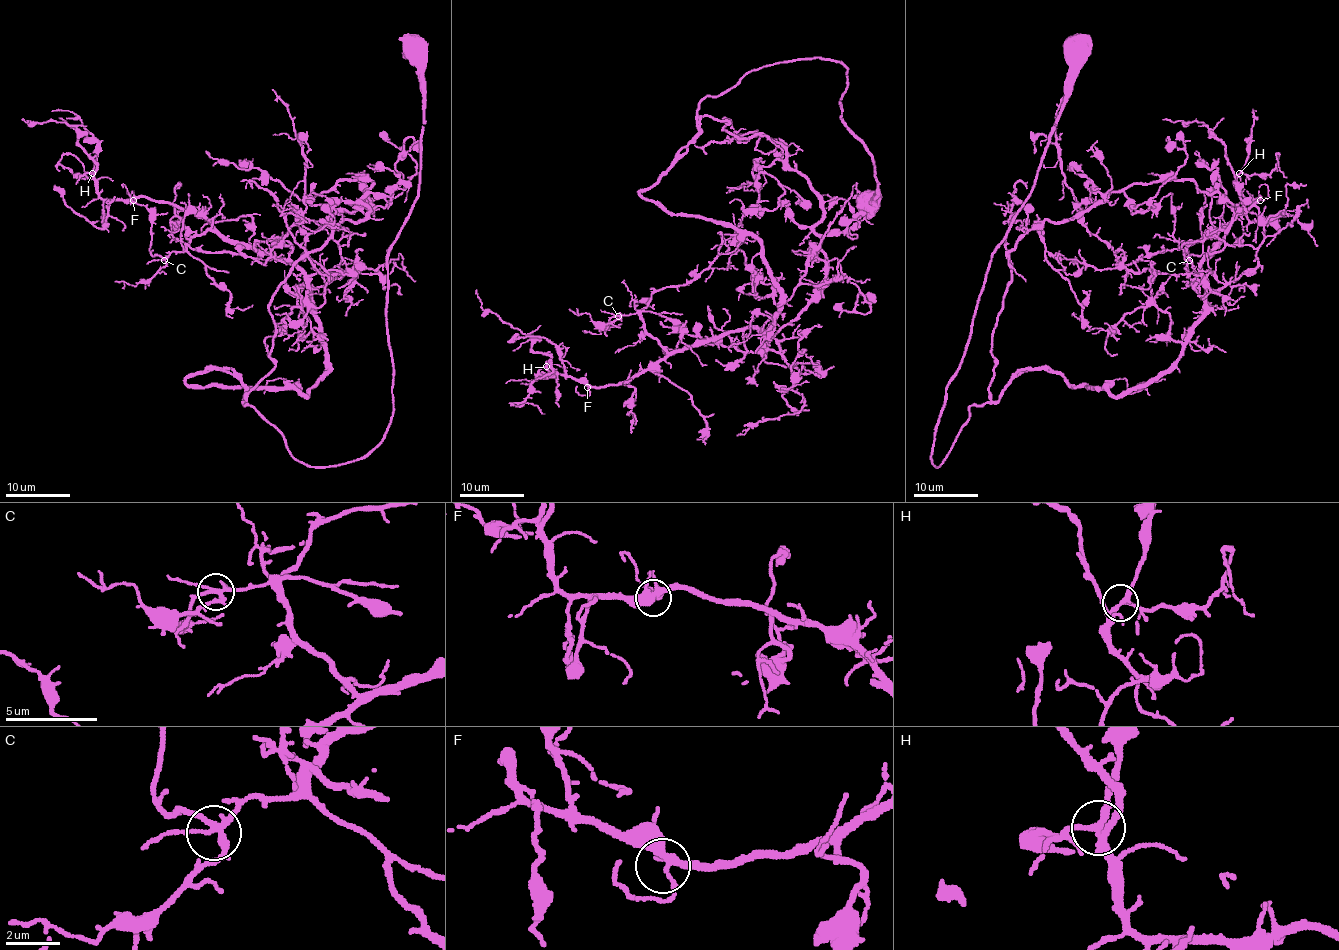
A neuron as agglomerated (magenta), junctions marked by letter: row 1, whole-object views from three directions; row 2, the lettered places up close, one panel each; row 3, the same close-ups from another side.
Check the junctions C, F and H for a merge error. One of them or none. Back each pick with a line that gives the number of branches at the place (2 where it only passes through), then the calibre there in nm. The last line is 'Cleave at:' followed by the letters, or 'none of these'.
Cleave at: none of these

